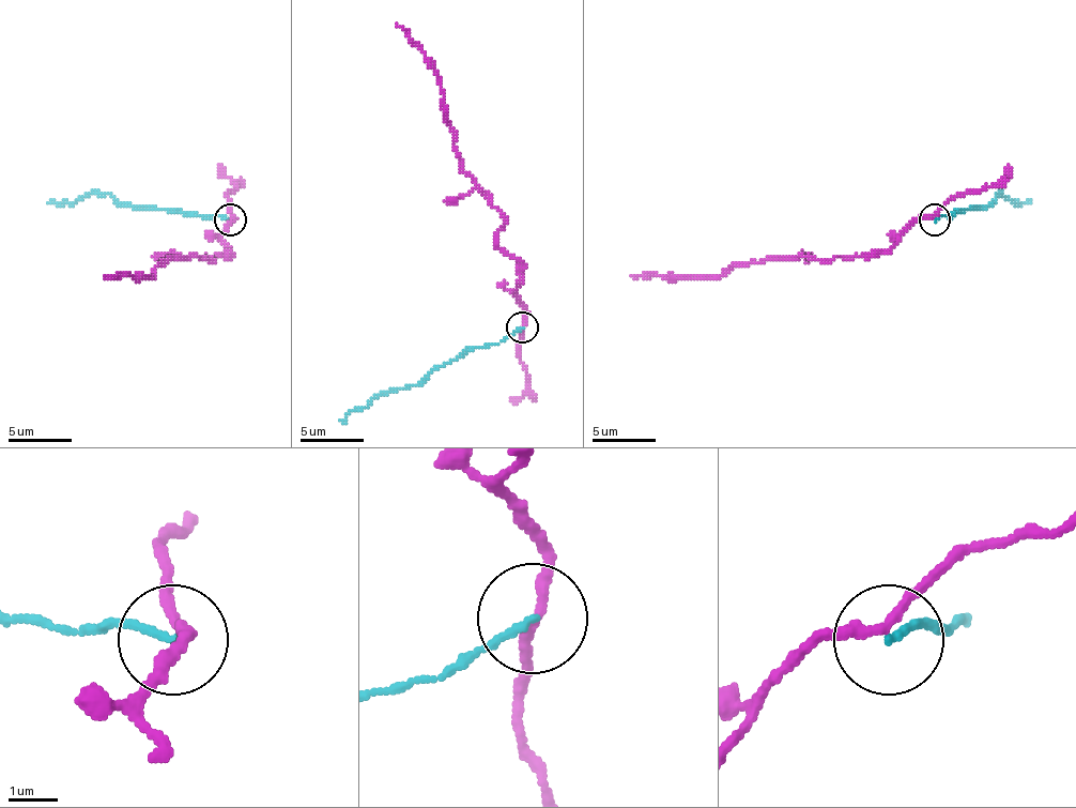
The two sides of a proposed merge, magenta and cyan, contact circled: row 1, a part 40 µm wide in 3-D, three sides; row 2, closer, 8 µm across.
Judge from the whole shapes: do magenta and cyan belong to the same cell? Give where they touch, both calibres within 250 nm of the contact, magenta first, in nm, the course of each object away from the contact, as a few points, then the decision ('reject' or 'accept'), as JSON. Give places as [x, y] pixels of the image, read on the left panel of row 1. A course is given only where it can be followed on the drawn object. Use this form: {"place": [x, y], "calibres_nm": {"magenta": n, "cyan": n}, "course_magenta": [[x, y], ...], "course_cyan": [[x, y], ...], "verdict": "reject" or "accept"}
{"place": [230, 219], "calibres_nm": {"magenta": 200, "cyan": 140}, "course_magenta": [[231, 218], [221, 238], [228, 250], [205, 257], [212, 260], [171, 260], [162, 263], [152, 275], [104, 275]], "course_cyan": [[231, 218], [126, 206], [107, 193], [89, 193], [73, 202], [50, 199]], "verdict": "reject"}

